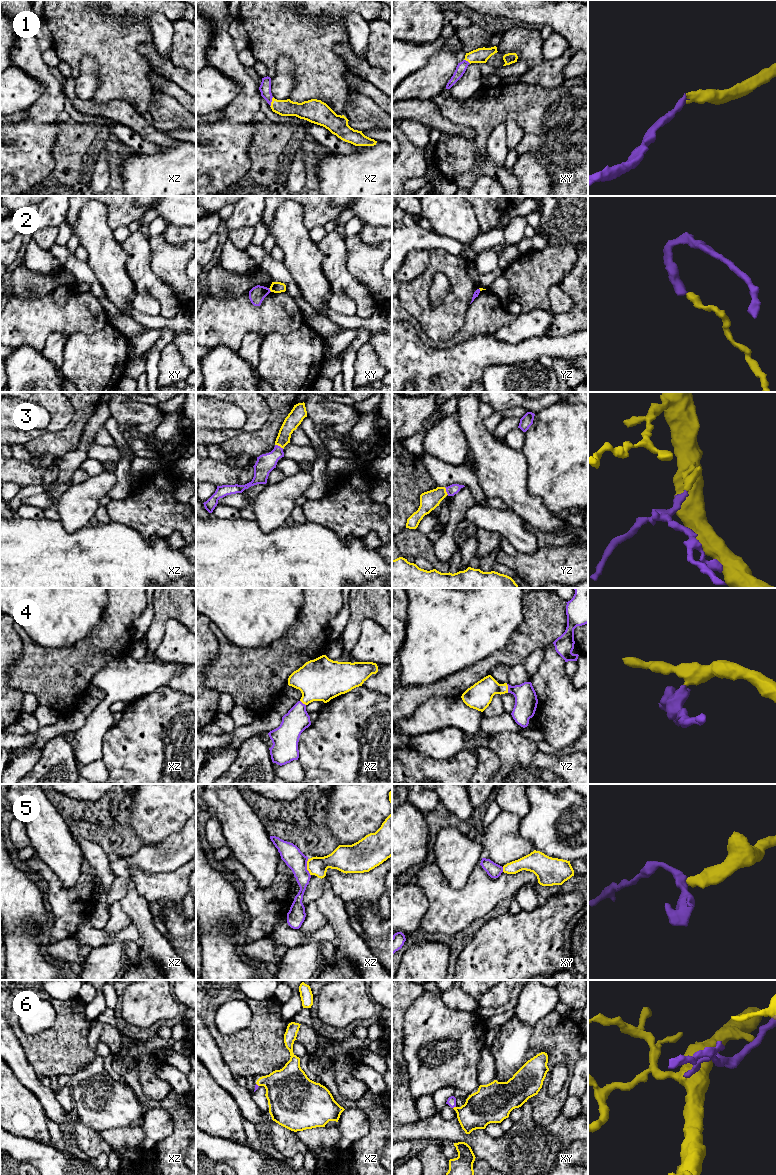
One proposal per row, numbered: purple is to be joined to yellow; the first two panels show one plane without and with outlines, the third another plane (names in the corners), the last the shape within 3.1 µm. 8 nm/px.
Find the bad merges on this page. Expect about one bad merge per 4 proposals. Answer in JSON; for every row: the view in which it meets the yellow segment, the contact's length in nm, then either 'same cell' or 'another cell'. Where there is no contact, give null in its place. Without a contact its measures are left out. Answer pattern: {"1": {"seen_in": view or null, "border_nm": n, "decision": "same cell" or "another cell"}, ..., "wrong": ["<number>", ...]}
{"1": {"seen_in": "xz", "border_nm": 80, "decision": "same cell"}, "2": {"seen_in": "xy", "border_nm": 40, "decision": "another cell"}, "3": {"seen_in": "xz", "border_nm": 80, "decision": "same cell"}, "4": {"seen_in": "yz", "border_nm": 70, "decision": "same cell"}, "5": {"seen_in": "xz", "border_nm": 140, "decision": "another cell"}, "6": {"seen_in": "xy", "border_nm": 30, "decision": "same cell"}, "wrong": ["2", "5"]}

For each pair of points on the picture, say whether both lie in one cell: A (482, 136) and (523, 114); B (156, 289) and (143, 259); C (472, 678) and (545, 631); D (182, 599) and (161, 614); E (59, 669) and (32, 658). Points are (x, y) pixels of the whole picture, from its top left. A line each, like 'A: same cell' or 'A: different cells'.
A: same cell
B: same cell
C: same cell
D: same cell
E: same cell

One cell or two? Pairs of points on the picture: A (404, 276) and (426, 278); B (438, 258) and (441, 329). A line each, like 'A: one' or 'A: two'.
A: two
B: one

